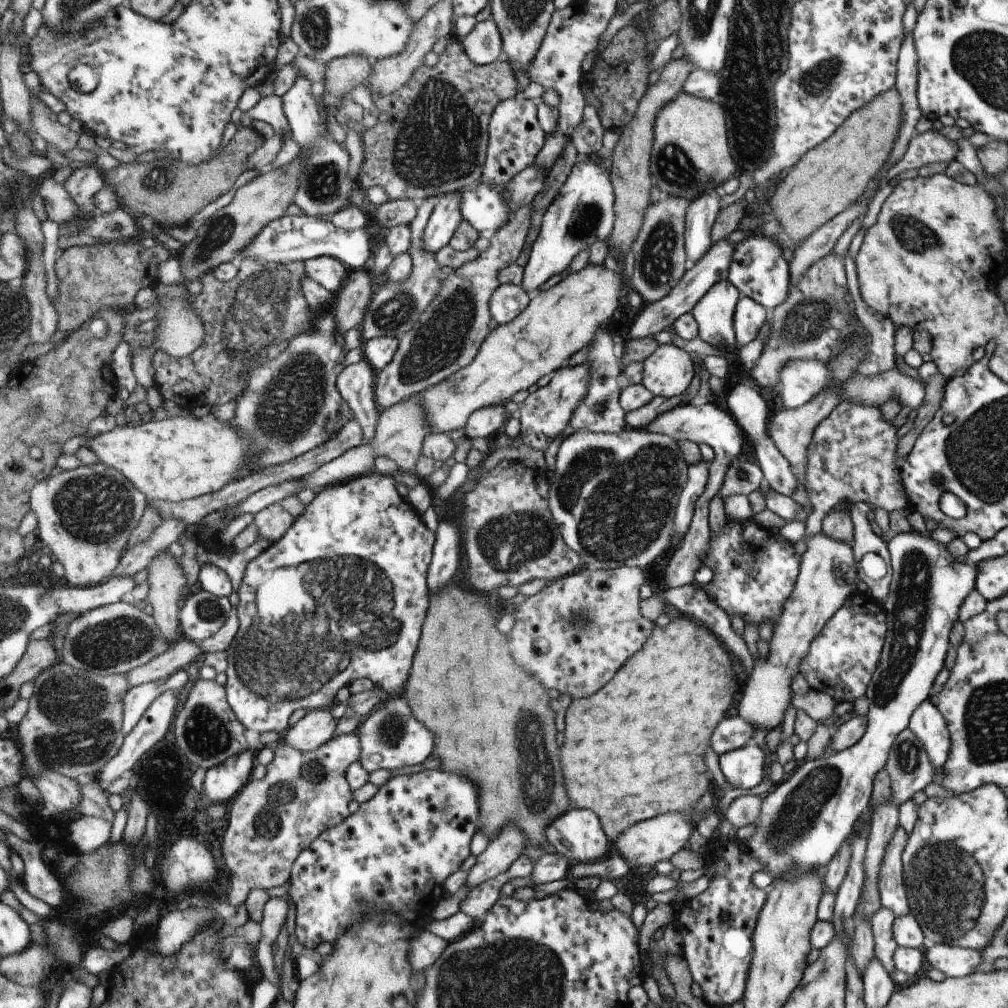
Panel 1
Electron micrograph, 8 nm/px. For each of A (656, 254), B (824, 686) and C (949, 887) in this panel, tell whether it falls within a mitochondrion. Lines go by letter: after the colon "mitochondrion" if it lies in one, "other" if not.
A: mitochondrion
B: other
C: mitochondrion

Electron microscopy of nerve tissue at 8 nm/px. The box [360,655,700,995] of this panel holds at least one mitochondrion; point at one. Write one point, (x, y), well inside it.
(537, 781)

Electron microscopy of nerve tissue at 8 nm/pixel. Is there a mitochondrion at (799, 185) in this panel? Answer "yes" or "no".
no

